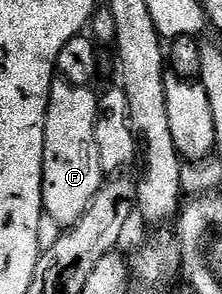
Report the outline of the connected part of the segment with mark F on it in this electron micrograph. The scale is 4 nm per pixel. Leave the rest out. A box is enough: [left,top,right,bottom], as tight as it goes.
[42,82,104,226]

